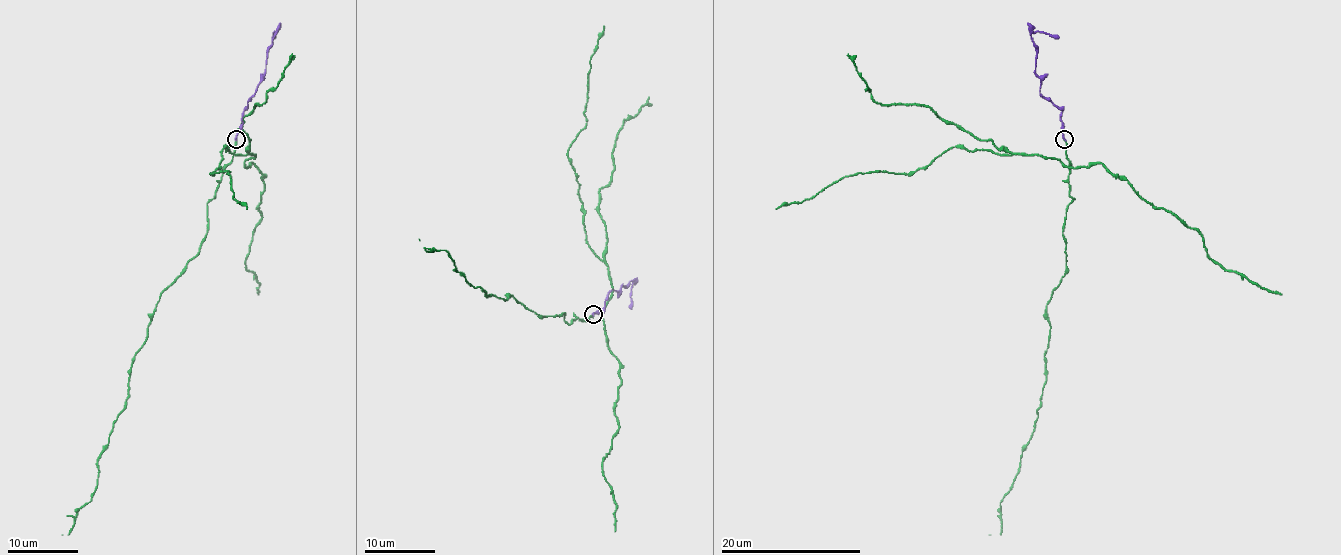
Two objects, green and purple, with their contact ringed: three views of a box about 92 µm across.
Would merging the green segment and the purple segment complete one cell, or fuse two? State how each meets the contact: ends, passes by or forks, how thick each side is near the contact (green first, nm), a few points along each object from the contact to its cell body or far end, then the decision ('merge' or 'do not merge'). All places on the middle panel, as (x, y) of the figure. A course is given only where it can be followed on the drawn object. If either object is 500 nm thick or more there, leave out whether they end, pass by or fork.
green ends | purple ends | 170/180 nm | green via (593, 315), (568, 323), (563, 313), (539, 316), (514, 297), (486, 295), (442, 249), (426, 251), (419, 239) | purple via (593, 315), (600, 311), (612, 290), (632, 281), (632, 309) | merge

